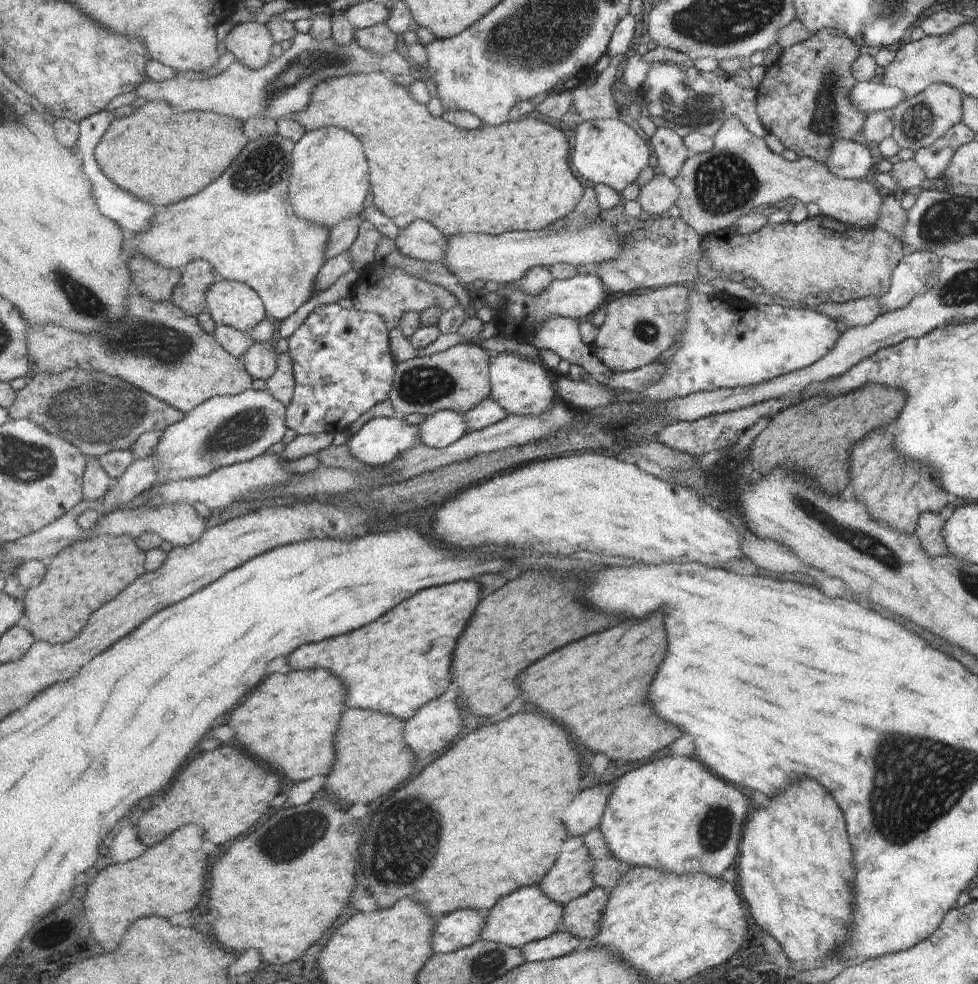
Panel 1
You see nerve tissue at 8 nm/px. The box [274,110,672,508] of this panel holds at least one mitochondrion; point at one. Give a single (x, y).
(422, 385)

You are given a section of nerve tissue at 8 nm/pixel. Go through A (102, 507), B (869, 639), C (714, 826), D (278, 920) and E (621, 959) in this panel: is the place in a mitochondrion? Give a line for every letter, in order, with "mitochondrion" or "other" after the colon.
A: other
B: other
C: mitochondrion
D: other
E: other

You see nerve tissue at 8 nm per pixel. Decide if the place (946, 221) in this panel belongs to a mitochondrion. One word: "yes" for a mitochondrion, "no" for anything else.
yes

